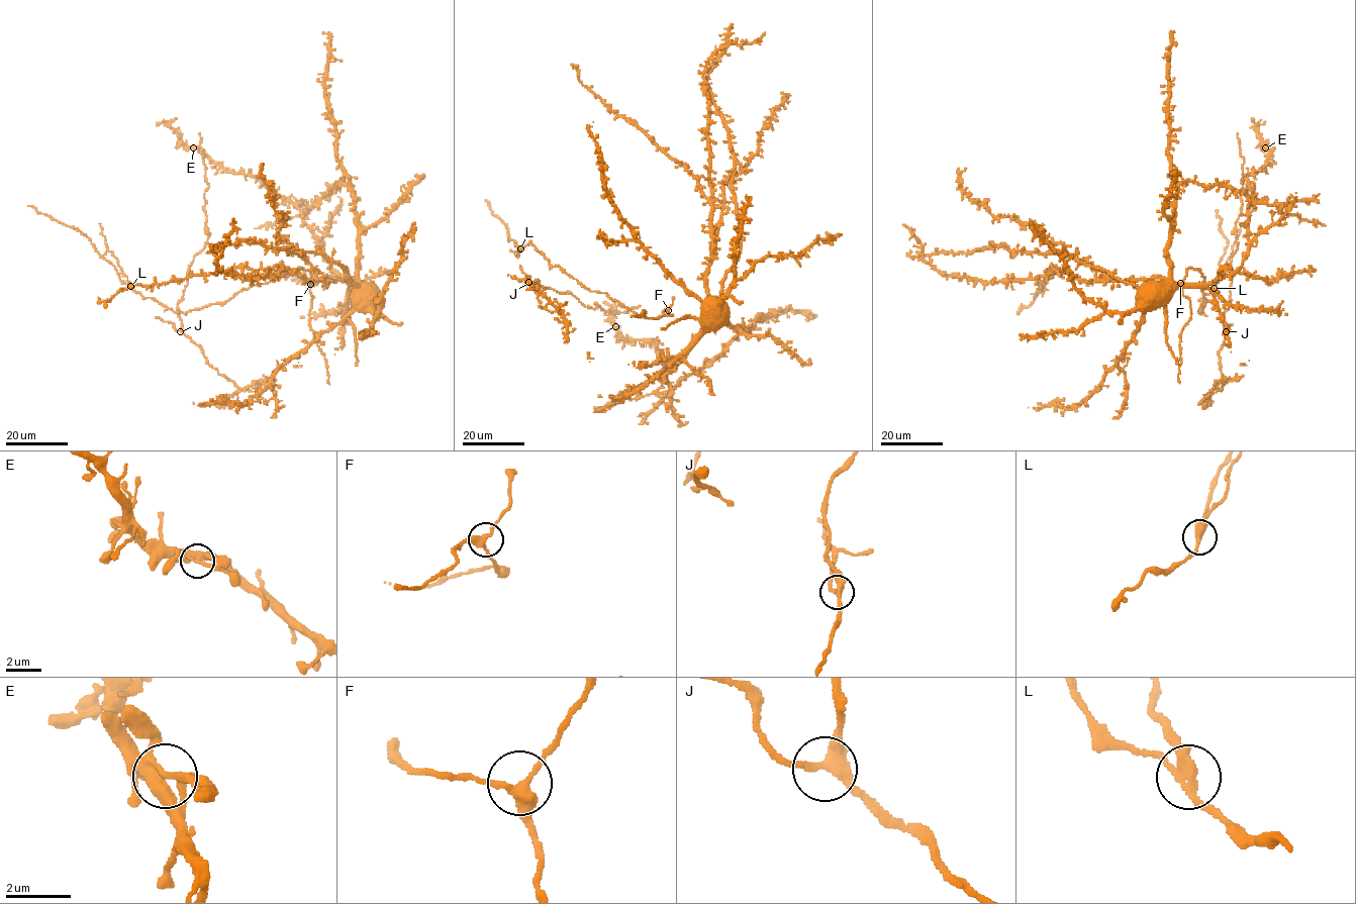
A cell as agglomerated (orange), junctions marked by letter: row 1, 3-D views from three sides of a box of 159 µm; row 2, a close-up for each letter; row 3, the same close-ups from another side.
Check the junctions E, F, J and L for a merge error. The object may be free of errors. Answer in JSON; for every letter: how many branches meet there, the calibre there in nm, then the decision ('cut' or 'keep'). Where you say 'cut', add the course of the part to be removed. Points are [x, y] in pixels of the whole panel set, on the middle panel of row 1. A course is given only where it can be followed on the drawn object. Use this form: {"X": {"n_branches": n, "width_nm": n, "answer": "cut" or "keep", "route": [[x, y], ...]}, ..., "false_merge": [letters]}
{"E": {"n_branches": 3, "width_nm": 260, "answer": "keep"}, "F": {"n_branches": 3, "width_nm": 280, "answer": "keep"}, "J": {"n_branches": 3, "width_nm": 280, "answer": "keep"}, "L": {"n_branches": 3, "width_nm": 240, "answer": "cut"}, "false_merge": ["L"]}

